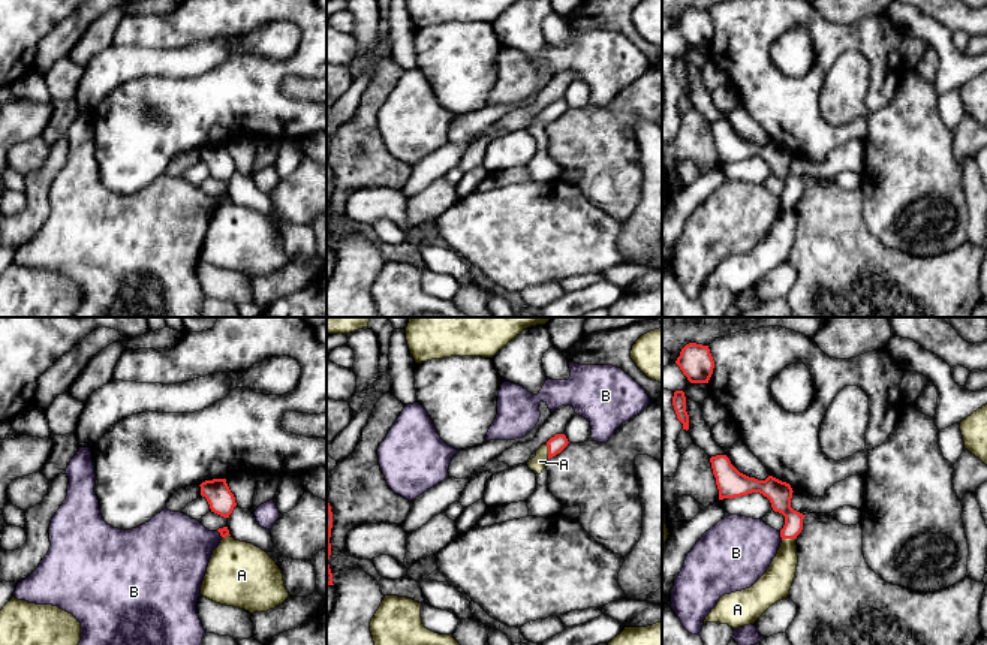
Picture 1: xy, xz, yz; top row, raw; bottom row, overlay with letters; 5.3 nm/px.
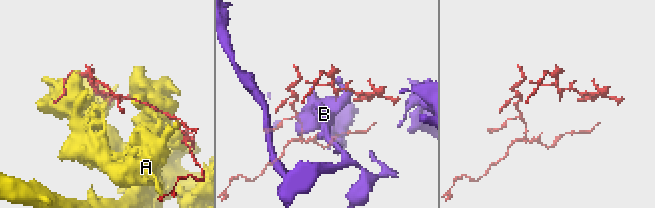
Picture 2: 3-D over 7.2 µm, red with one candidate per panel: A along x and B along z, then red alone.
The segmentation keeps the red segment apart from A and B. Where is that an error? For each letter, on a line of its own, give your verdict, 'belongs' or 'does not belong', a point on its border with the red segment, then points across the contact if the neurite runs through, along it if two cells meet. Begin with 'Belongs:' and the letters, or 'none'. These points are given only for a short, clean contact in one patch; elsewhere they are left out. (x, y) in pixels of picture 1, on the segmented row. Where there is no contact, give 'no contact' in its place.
Belongs: none
A: does not belong; contact xz (548, 451)
B: does not belong; contact yz (781, 536)

